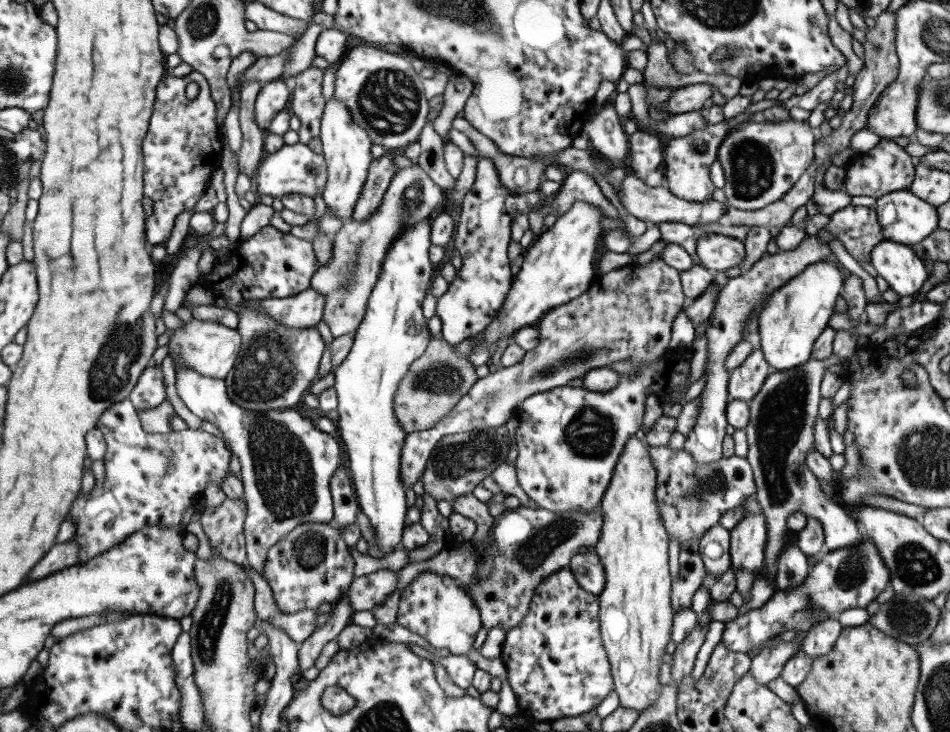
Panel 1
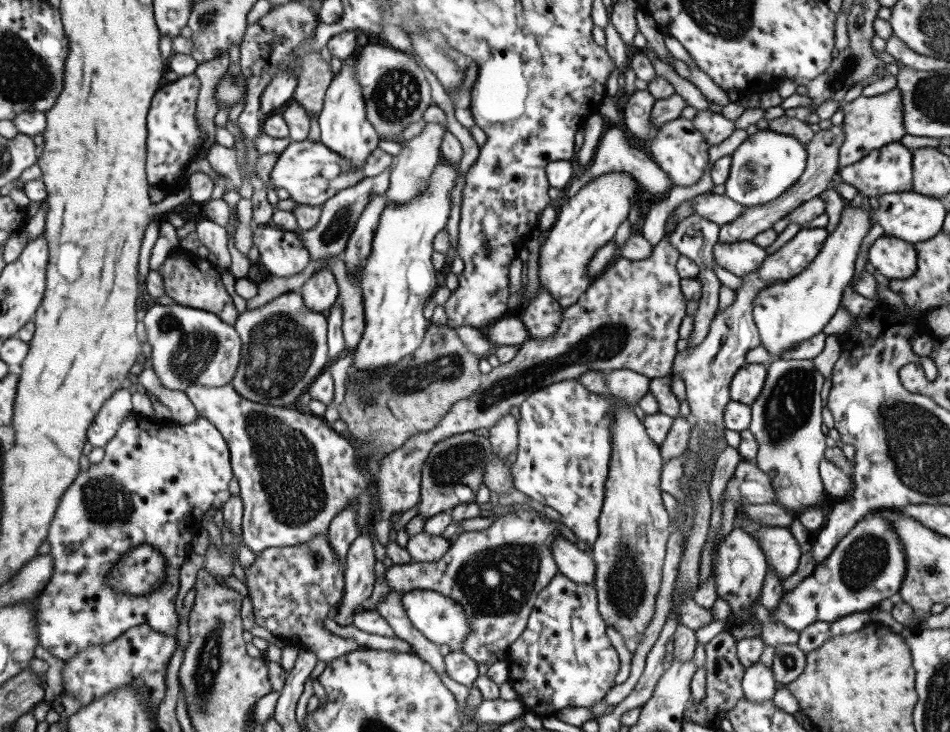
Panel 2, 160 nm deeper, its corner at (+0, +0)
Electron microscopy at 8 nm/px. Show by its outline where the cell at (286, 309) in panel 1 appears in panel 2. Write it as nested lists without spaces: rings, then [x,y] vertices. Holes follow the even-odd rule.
[[[327,268],[314,272],[297,291],[301,295],[304,305],[309,310],[317,312],[329,310],[338,296],[335,277]]]

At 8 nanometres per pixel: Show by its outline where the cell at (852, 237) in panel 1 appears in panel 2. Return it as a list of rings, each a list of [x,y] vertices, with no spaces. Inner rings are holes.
[[[895,141],[868,152],[867,156],[849,166],[840,167],[837,175],[845,184],[857,190],[864,199],[887,193],[905,192],[912,188],[911,159],[910,150],[903,147],[899,141]]]

